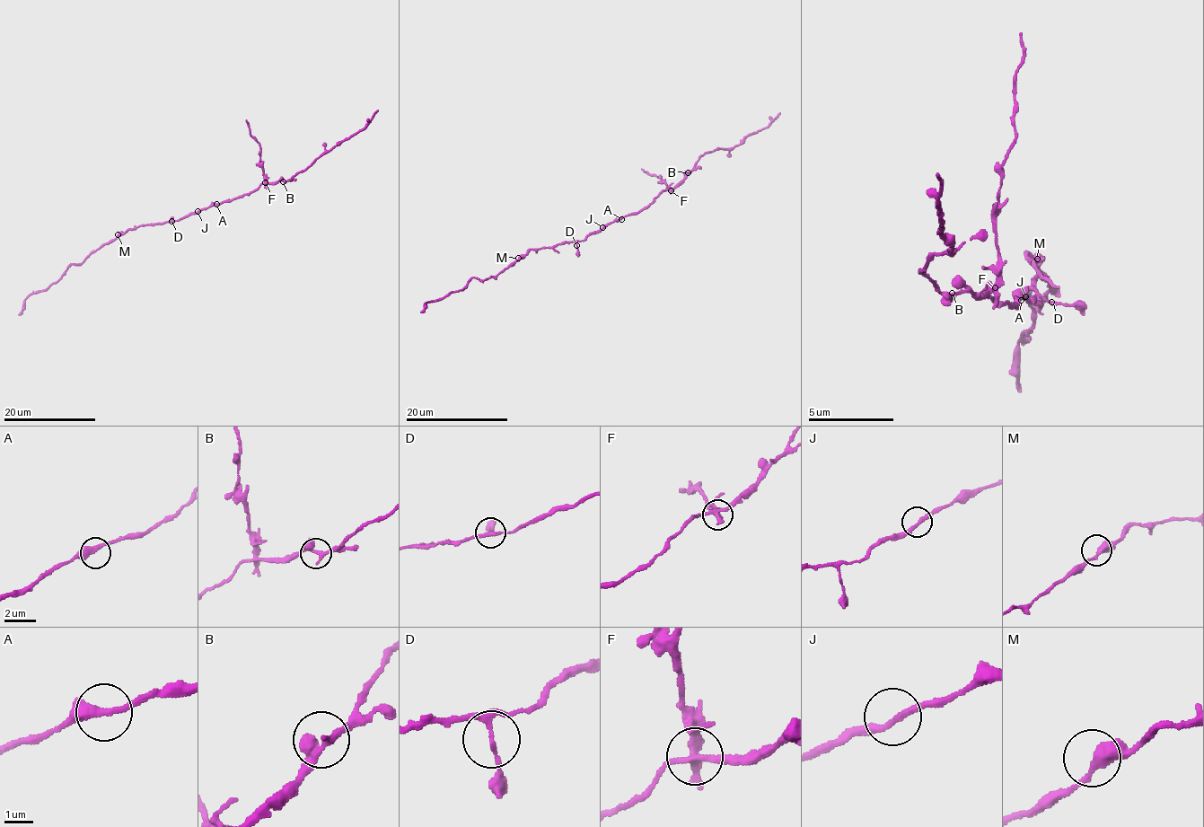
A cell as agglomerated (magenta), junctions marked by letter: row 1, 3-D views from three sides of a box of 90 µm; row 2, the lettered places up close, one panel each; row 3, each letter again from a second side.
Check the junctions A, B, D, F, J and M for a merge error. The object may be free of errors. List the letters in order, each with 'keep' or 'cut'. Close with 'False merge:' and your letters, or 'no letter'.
A: keep
B: keep
D: keep
F: cut
J: keep
M: keep
False merge: F

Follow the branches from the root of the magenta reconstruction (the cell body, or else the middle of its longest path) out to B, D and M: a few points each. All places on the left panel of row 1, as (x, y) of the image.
B: (198, 212), (247, 195), (261, 184), (283, 181)
D: (198, 212), (171, 220)
M: (198, 212), (176, 220), (138, 225), (118, 234)

